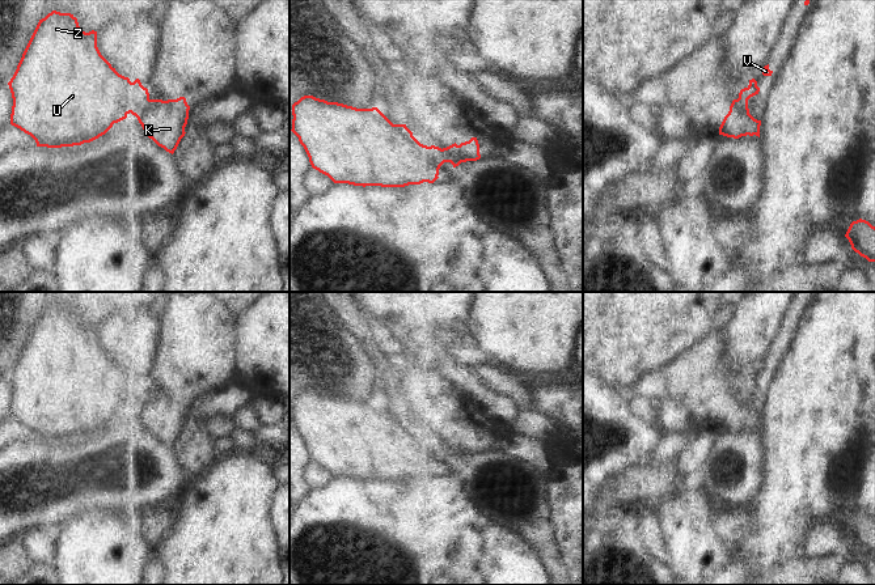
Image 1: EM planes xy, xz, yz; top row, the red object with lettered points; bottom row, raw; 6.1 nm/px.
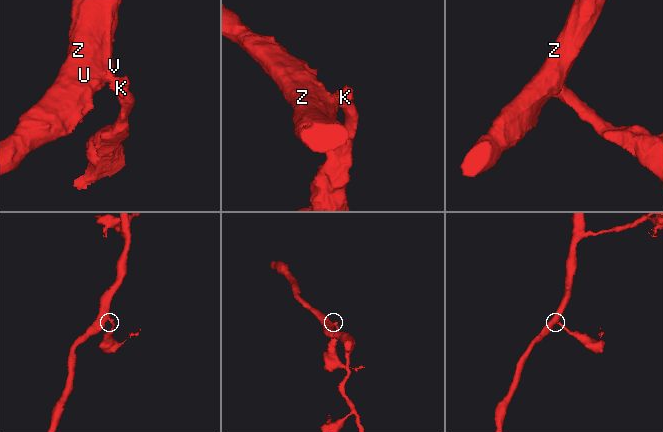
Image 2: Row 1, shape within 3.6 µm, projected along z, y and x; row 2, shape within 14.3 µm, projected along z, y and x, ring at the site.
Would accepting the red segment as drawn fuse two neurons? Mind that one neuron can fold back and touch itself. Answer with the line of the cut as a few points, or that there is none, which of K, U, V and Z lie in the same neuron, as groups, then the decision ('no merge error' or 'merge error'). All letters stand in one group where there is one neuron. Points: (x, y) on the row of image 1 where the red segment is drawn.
cut in xy along (149, 100), (135, 115); K / U V Z; merge error

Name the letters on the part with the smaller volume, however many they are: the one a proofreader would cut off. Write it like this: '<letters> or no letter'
K

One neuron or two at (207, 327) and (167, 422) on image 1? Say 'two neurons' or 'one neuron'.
one neuron

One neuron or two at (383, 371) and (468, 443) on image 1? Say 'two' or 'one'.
two

